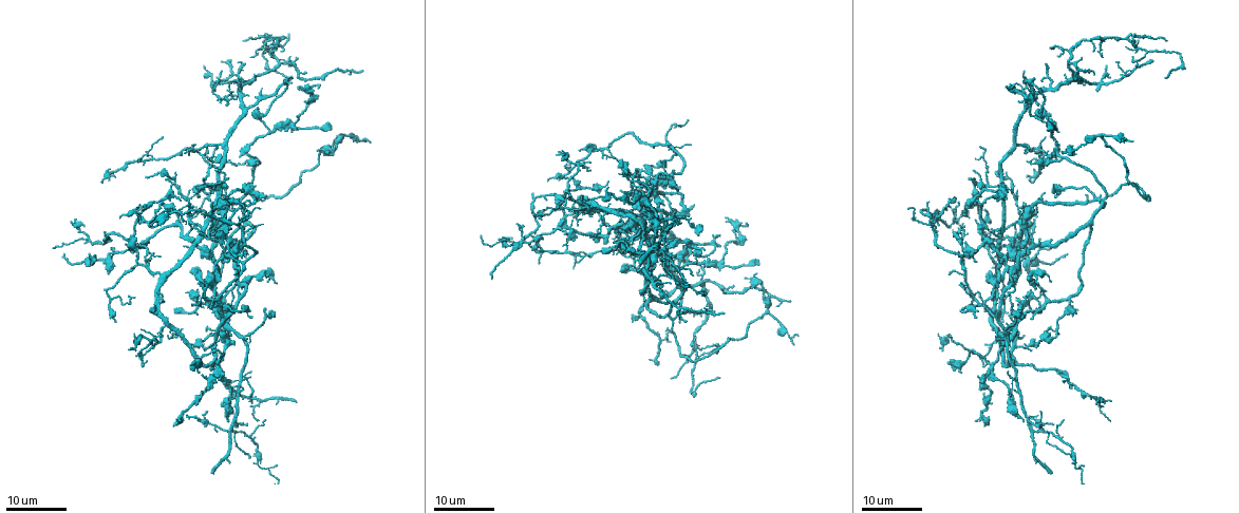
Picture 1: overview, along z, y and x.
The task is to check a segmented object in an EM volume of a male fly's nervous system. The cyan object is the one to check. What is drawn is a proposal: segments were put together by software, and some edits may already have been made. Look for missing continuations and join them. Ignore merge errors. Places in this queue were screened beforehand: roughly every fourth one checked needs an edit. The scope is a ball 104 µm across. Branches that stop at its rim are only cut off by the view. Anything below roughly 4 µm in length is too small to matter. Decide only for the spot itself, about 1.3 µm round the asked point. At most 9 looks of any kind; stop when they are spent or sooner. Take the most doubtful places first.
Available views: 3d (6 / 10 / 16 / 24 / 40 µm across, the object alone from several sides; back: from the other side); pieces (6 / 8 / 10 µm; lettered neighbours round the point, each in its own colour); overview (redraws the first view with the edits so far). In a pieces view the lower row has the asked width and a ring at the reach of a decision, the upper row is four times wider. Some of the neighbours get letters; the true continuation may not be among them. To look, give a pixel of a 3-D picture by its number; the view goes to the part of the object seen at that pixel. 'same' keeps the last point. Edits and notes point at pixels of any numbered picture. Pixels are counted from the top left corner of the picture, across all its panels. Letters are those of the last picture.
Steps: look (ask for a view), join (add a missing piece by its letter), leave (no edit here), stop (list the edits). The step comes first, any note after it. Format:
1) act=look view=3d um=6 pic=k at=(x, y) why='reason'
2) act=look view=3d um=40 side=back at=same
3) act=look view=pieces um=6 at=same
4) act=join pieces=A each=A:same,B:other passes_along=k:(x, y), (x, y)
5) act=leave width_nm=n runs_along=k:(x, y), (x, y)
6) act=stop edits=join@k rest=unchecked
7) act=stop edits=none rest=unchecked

act=look view=3d um=16 pic=1 at=(970, 176) why='free end'

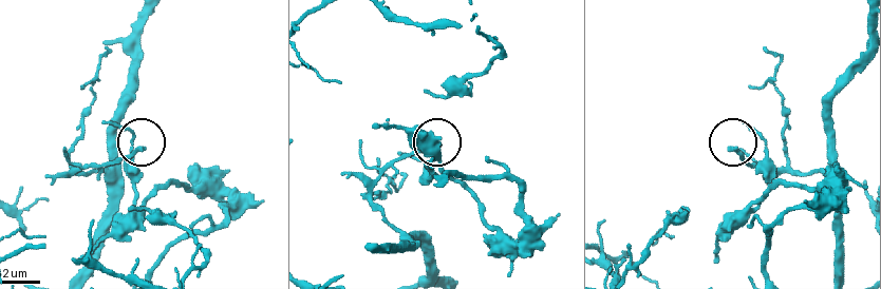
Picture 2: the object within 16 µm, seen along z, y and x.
act=look view=3d um=6 pic=2 at=(140, 147)

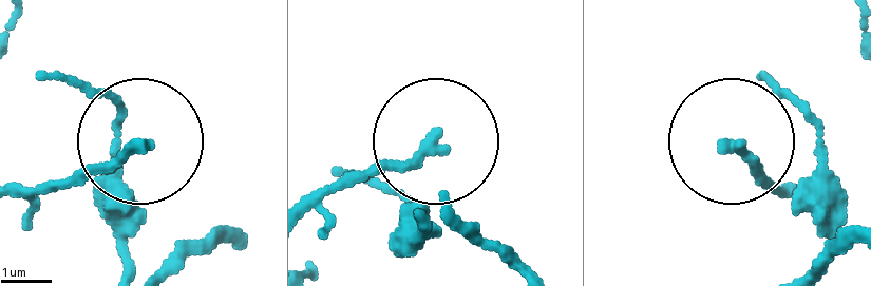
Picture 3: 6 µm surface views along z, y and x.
act=look view=pieces um=6 pic=3 at=(434, 133) why='see the neighbours'

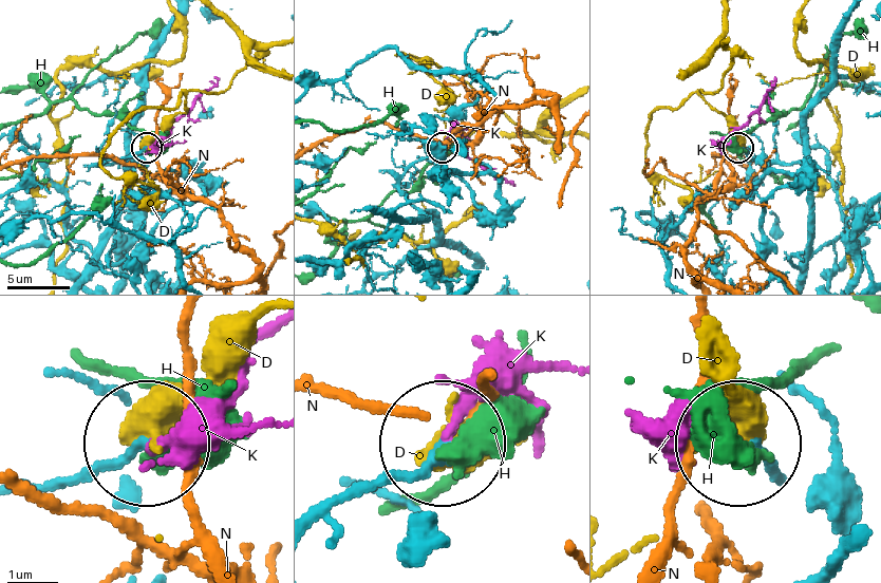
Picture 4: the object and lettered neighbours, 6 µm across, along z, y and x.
act=join pieces=K each=D:other,H:other,K:same,N:other passes_along=4:(785, 482), (692, 424) found='the neuron continues'

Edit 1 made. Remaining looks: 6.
act=look view=overview

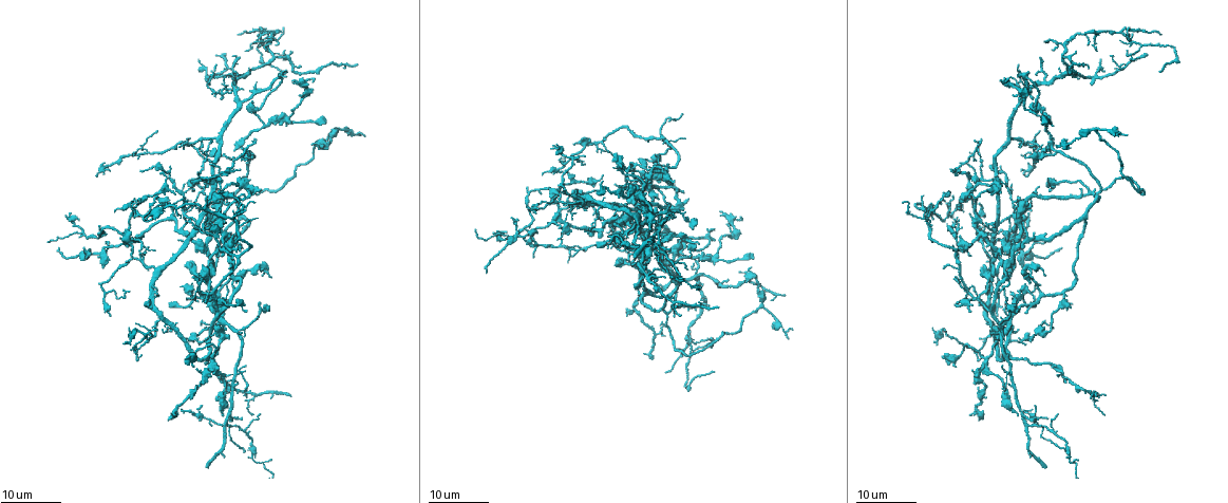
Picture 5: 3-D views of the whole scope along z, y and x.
act=look view=3d um=24 pic=5 at=(1095, 393) why='an open end'

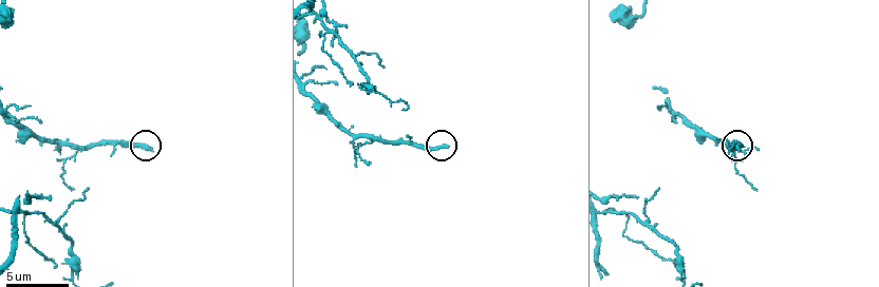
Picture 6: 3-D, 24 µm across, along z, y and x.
act=look view=pieces um=6 pic=6 at=(445, 145)

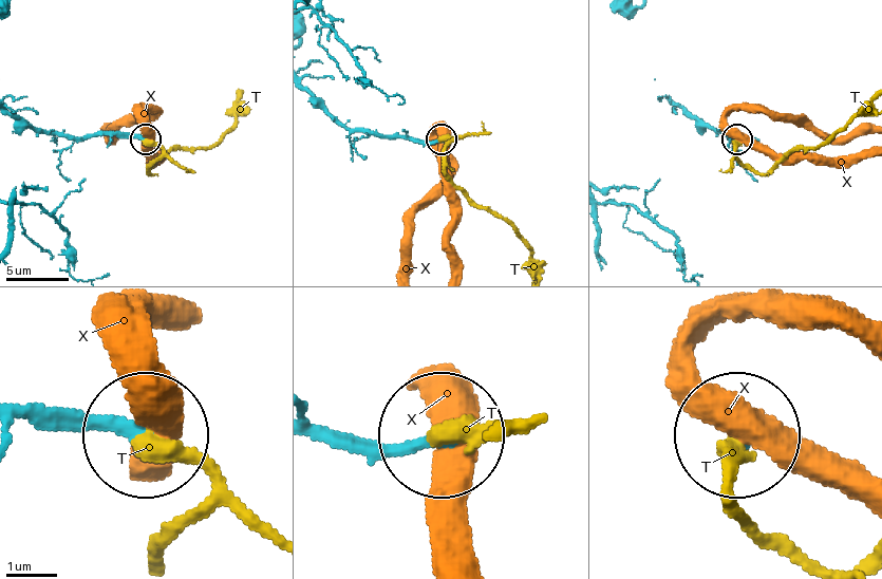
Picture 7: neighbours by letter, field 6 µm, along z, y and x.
act=join pieces=T each=T:same,X:other passes_along=7:(408, 136), (456, 139), (446, 174), (510, 225), (529, 268) found='it goes on there'

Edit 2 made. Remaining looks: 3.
act=look view=3d um=24 pic=5 at=(1041, 60) why='free end'

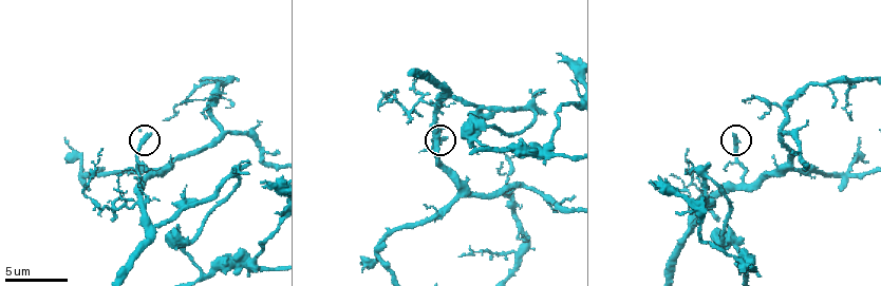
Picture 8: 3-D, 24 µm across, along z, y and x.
act=look view=pieces um=8 pic=8 at=(445, 136)

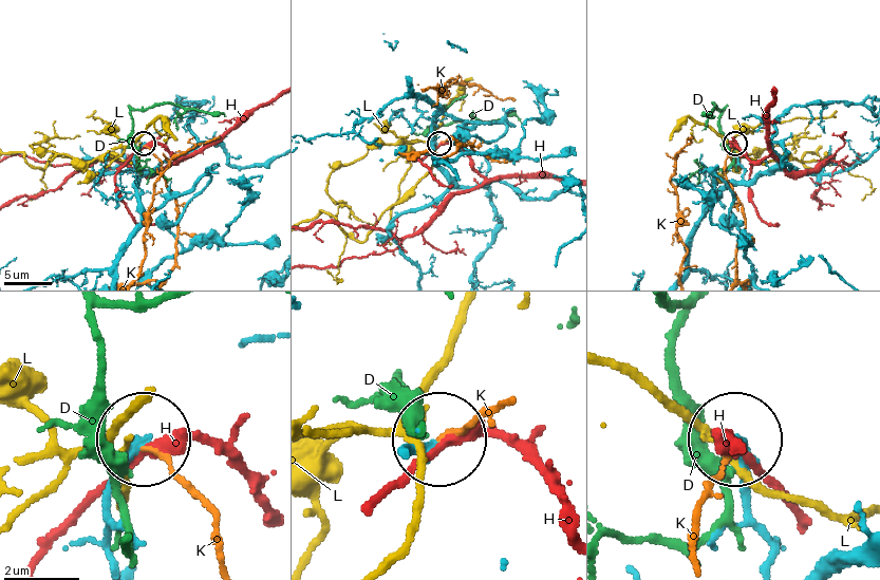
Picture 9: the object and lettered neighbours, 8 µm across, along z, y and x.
act=leave each=D:other,H:other,K:other,L:other found='none of them fits'

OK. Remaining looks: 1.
act=look view=pieces um=10 pic=8 at=(544, 113) why='an open end'

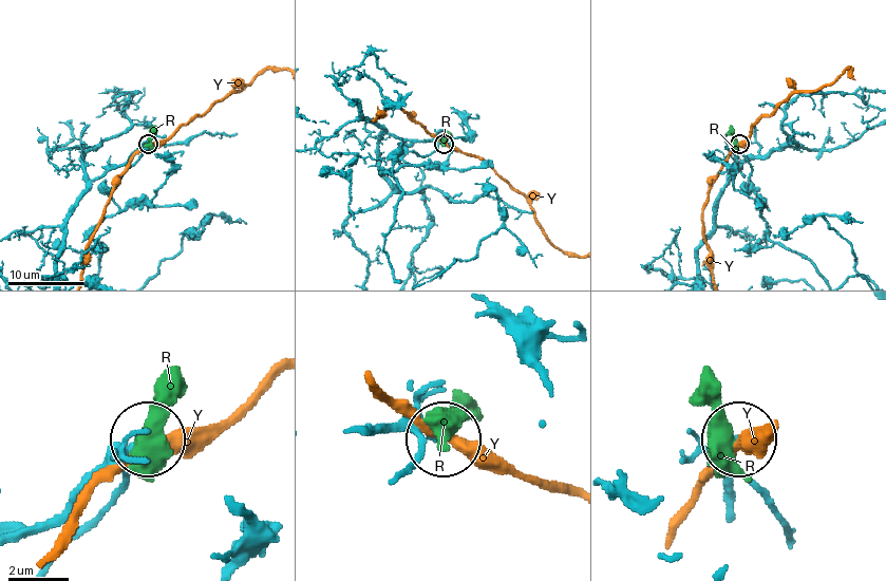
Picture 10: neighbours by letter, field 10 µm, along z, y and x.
act=leave each=R:other,Y:other found='no lettered piece goes on from it'

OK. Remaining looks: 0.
act=stop edits=join@4,join@7 rest=unchecked

